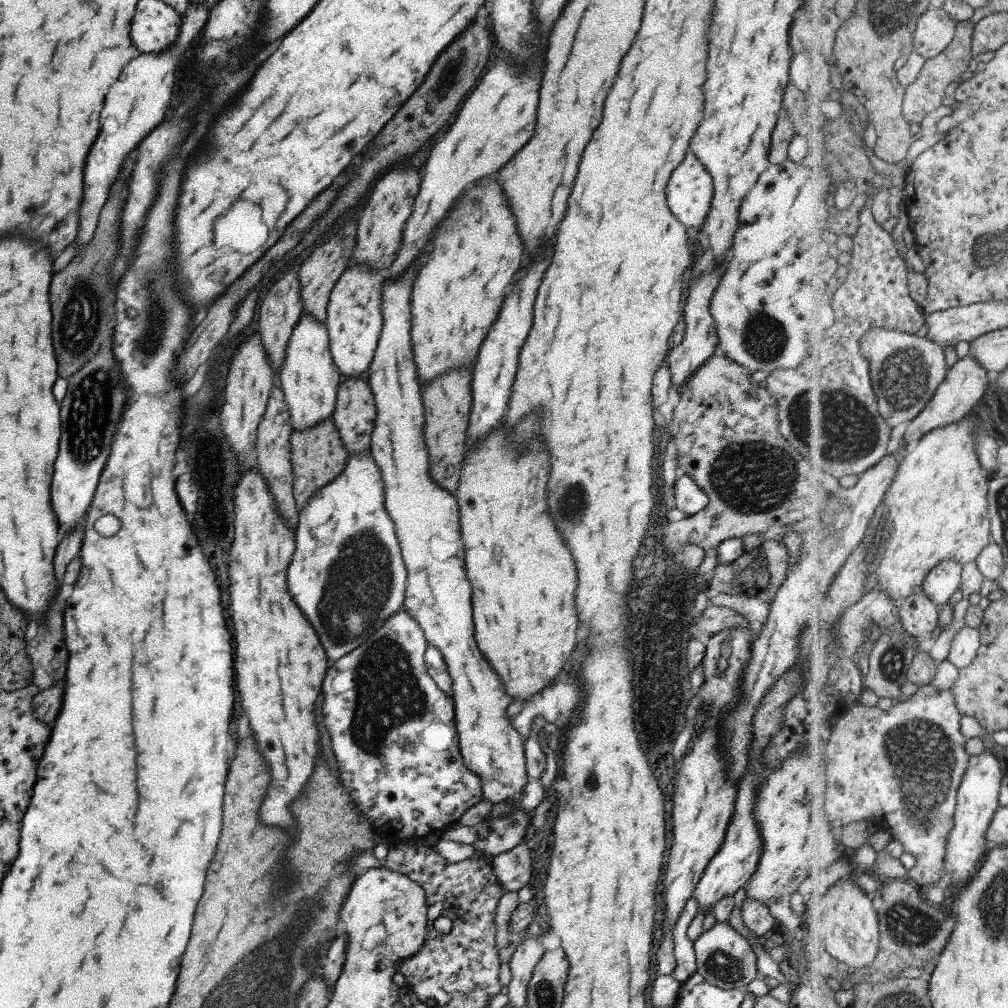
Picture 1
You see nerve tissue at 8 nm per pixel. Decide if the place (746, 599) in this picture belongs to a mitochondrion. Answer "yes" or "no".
no

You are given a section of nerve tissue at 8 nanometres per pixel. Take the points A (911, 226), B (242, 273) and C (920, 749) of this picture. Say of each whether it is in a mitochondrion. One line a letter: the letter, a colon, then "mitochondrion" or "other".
A: other
B: other
C: mitochondrion

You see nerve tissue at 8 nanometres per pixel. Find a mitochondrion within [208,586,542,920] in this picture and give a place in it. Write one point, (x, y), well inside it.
(386, 692)

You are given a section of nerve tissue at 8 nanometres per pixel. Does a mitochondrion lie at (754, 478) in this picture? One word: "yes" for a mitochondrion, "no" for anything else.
yes

